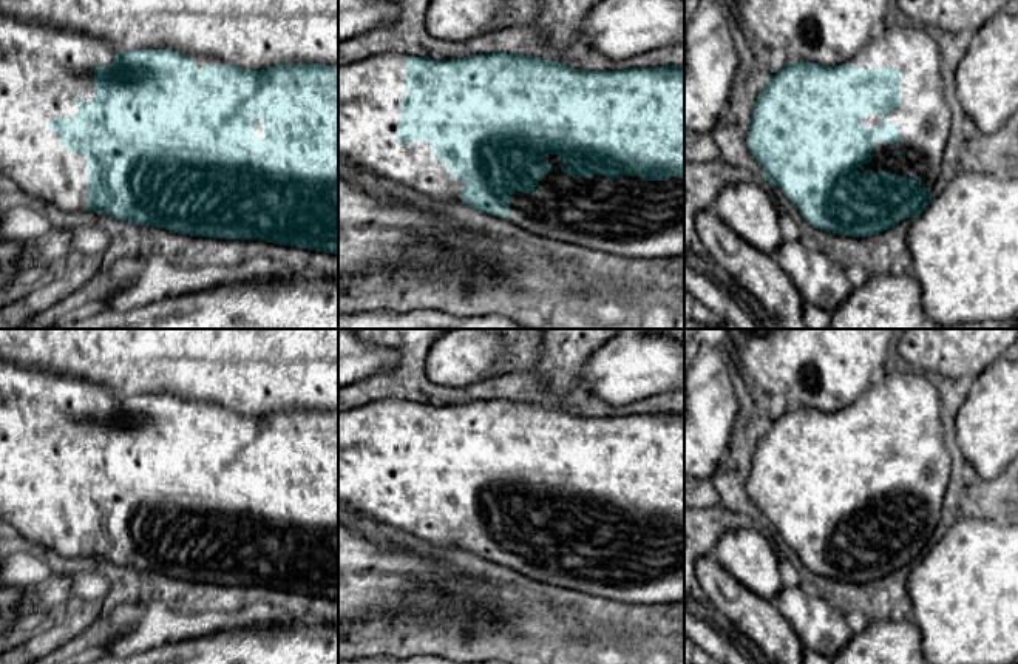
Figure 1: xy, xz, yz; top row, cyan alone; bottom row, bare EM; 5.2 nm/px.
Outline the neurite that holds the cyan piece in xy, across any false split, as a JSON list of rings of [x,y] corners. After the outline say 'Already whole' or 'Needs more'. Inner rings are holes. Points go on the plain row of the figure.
[[[0,361],[0,520],[9,523],[17,536],[63,557],[88,556],[190,582],[258,585],[338,601],[338,411],[298,409],[252,417],[210,401],[168,394],[119,398],[80,377]]]. Needs more

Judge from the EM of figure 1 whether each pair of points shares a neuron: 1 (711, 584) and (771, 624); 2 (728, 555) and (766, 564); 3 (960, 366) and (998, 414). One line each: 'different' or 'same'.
1: same
2: same
3: different

